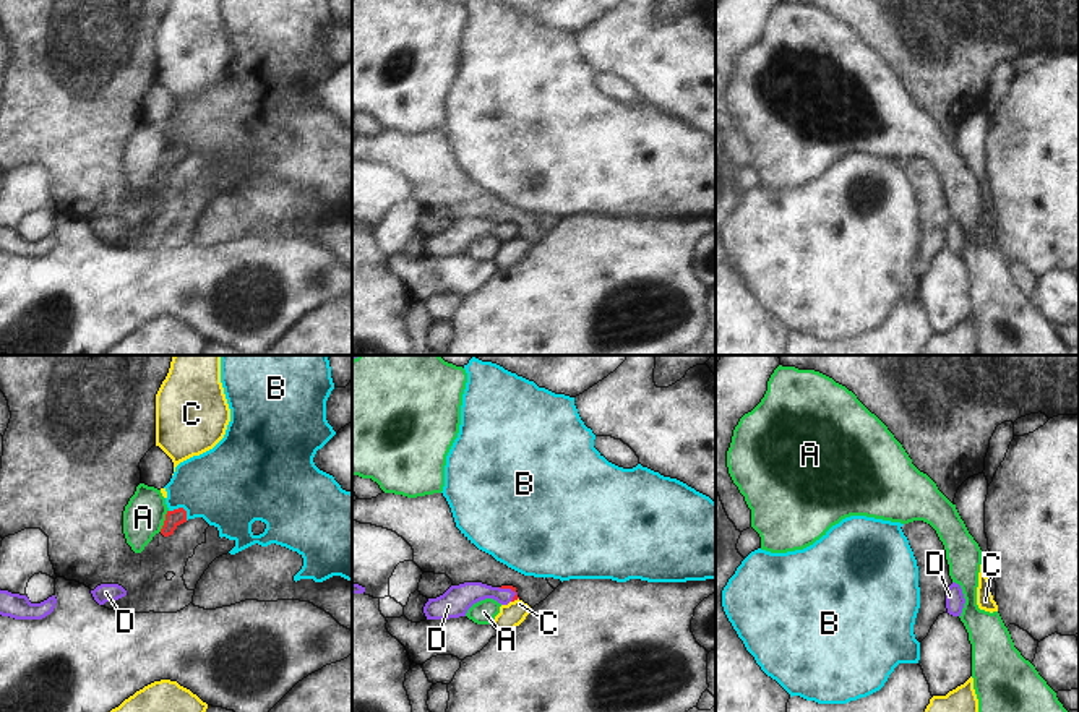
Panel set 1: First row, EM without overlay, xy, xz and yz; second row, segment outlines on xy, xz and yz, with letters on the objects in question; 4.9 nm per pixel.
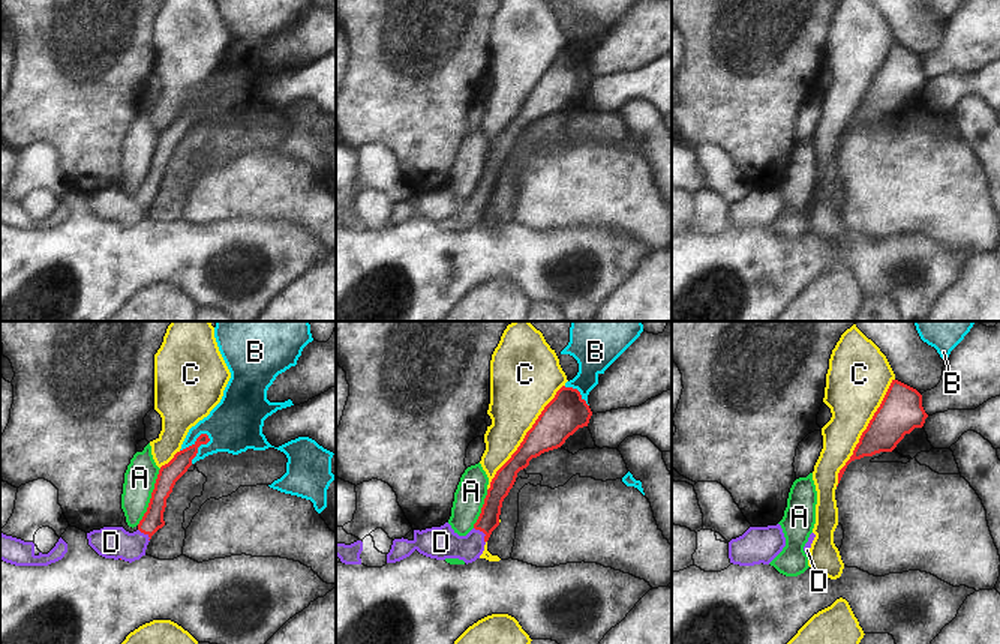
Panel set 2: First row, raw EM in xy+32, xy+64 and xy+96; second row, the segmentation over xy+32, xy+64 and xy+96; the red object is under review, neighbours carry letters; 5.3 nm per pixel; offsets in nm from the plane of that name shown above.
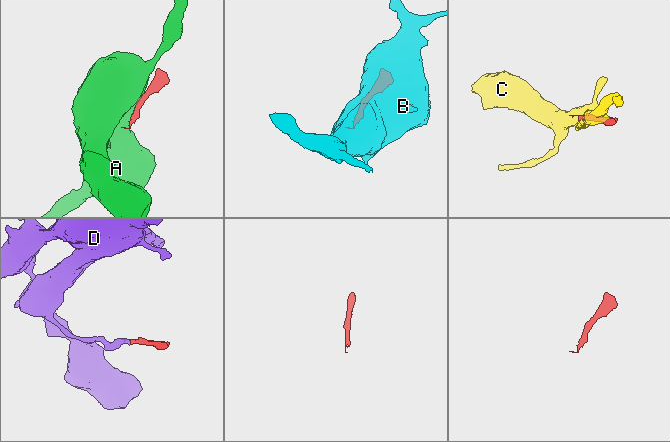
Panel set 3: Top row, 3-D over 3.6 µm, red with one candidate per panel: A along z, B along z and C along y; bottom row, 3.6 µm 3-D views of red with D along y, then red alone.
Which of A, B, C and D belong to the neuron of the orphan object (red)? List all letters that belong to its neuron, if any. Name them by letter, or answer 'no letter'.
D

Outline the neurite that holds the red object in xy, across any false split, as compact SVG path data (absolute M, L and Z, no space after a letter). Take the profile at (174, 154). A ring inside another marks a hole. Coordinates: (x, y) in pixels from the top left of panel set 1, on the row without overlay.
M183 144L167 148L161 170L164 174L169 174L183 159L187 159L187 148Z

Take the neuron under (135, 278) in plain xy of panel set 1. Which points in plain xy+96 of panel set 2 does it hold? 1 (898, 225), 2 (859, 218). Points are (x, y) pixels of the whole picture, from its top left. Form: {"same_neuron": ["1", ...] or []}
{"same_neuron": []}

